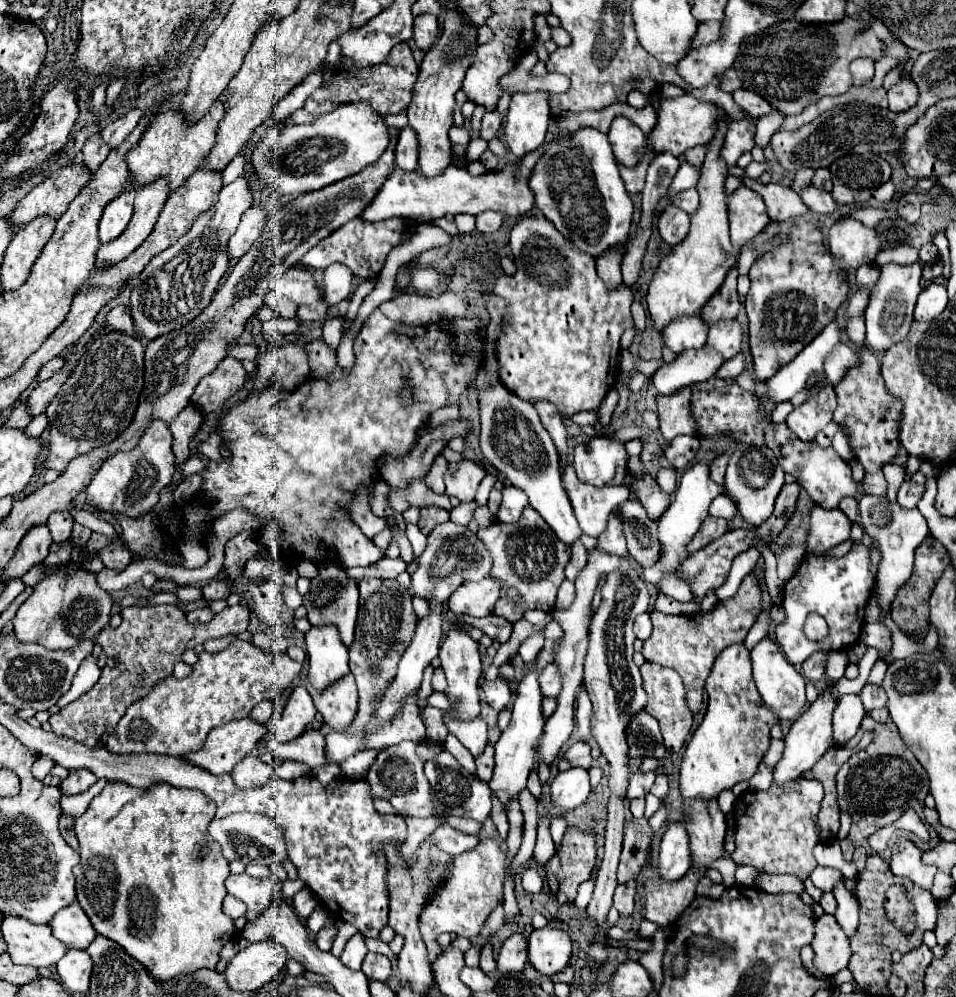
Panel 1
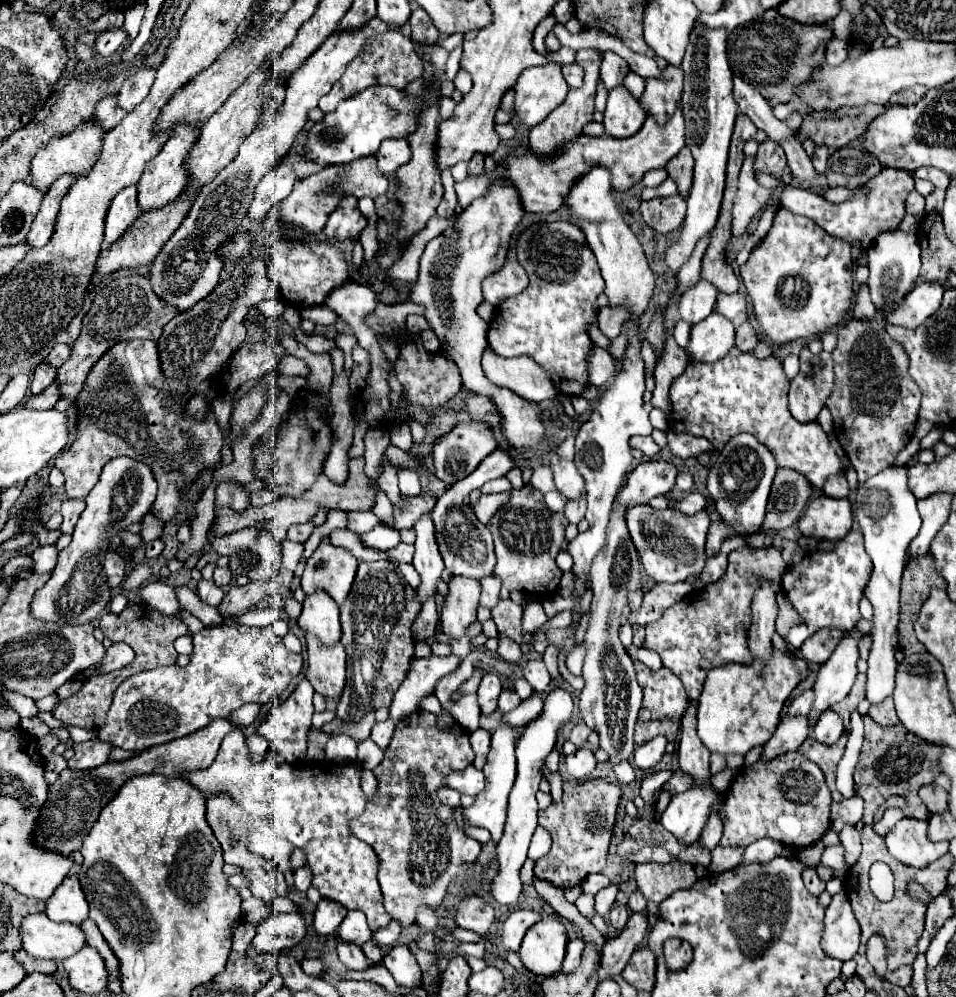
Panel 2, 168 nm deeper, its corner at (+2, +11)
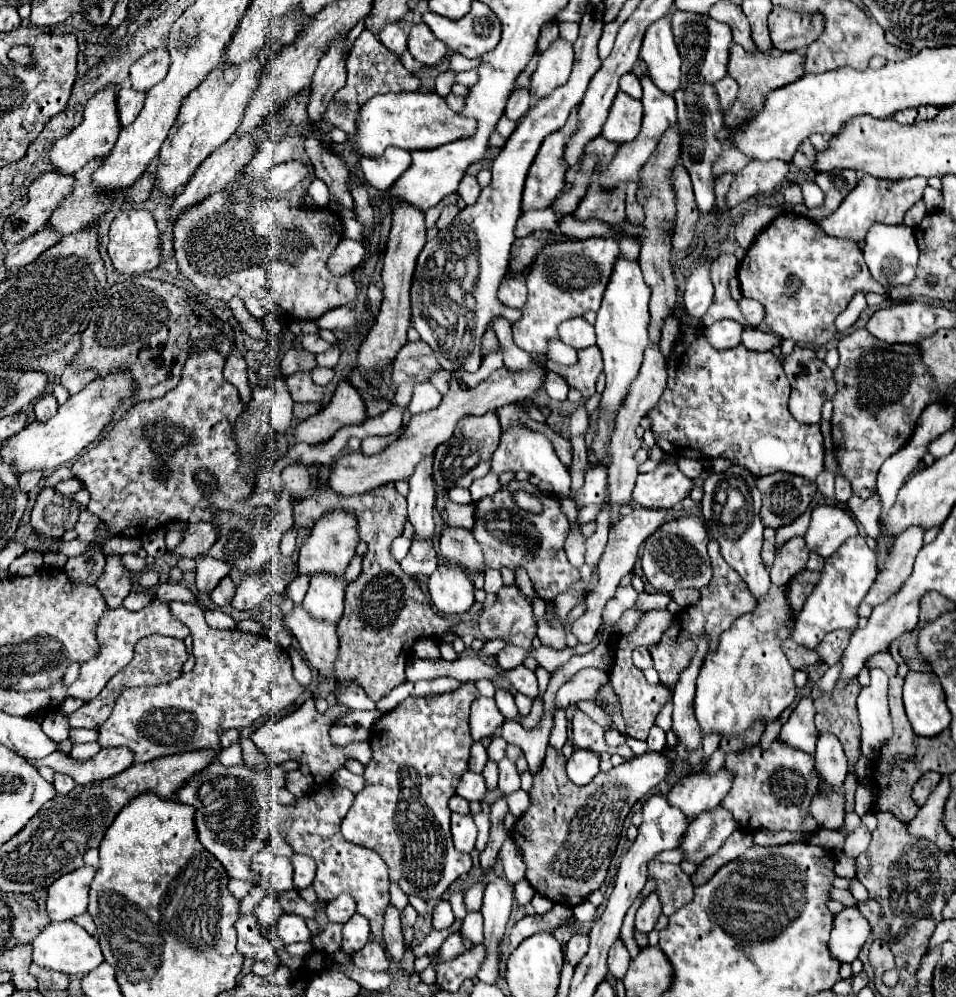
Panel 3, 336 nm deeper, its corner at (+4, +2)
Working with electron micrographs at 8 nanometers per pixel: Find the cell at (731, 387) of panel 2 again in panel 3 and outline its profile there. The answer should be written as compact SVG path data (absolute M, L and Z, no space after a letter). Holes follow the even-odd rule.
M682 327L674 341L674 349L668 361L668 385L662 399L646 413L652 421L650 431L654 433L656 445L674 459L712 459L726 457L732 463L748 469L752 475L762 477L776 471L802 475L816 479L824 467L824 445L820 425L798 423L788 411L790 383L782 369L782 361L770 351L758 353L744 345L718 351L706 337L704 327Z

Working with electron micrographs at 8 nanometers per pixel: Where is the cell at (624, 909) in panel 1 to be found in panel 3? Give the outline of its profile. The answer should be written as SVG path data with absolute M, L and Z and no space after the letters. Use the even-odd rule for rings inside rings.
M618 939L618 943L614 943L614 947L610 947L610 953L608 953L608 973L616 981L624 979L624 975L628 971L628 963L630 963L630 955L628 955L624 943Z

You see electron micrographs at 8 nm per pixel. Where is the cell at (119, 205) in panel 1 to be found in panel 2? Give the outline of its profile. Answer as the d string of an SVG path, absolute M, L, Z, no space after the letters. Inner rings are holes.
M126 186L122 188L106 214L106 230L104 230L104 240L108 244L116 242L116 238L122 236L122 232L126 230L126 226L130 226L136 218L140 216L138 204L136 204L136 186Z

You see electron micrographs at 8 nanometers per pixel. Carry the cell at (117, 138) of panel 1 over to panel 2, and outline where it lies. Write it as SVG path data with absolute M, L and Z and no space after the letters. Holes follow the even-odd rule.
M140 68L136 74L132 74L118 94L118 106L126 112L132 112L148 96L148 90L154 82L154 74L154 68Z

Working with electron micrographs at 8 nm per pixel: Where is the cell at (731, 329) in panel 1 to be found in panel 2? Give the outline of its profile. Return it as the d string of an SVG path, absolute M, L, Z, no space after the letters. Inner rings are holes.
M718 294L716 312L728 318L736 328L746 322L746 300L740 294Z

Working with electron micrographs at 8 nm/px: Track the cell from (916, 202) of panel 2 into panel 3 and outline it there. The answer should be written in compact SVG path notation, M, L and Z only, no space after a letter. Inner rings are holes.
M924 201L914 203L914 205L908 209L906 217L904 217L904 225L908 225L908 227L918 227L918 223L926 217L926 213L928 213L928 209L926 209Z

